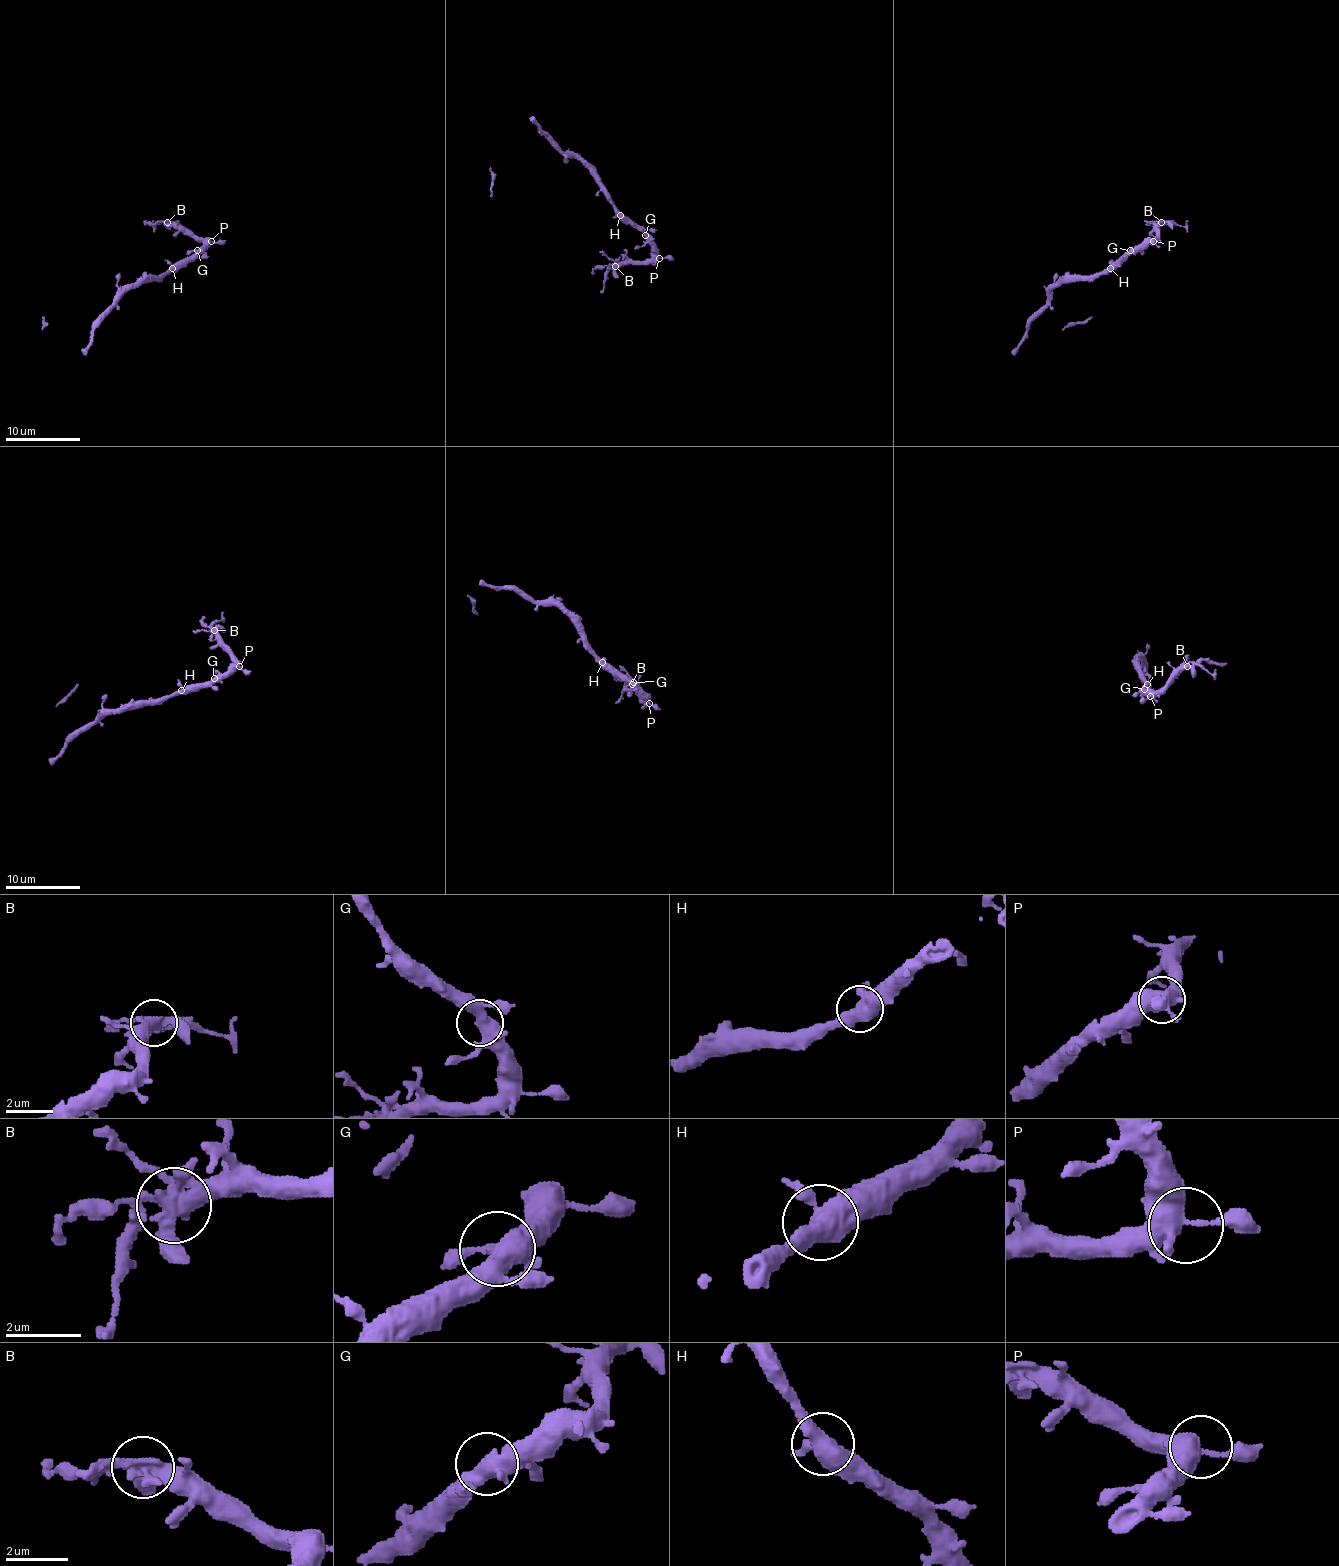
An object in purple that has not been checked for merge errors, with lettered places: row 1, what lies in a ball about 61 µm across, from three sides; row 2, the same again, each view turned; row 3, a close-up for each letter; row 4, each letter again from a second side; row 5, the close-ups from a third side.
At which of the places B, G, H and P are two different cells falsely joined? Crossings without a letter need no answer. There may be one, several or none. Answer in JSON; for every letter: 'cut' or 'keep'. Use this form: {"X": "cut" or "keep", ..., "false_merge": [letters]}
{"B": "cut", "G": "keep", "H": "keep", "P": "keep", "false_merge": ["B"]}

